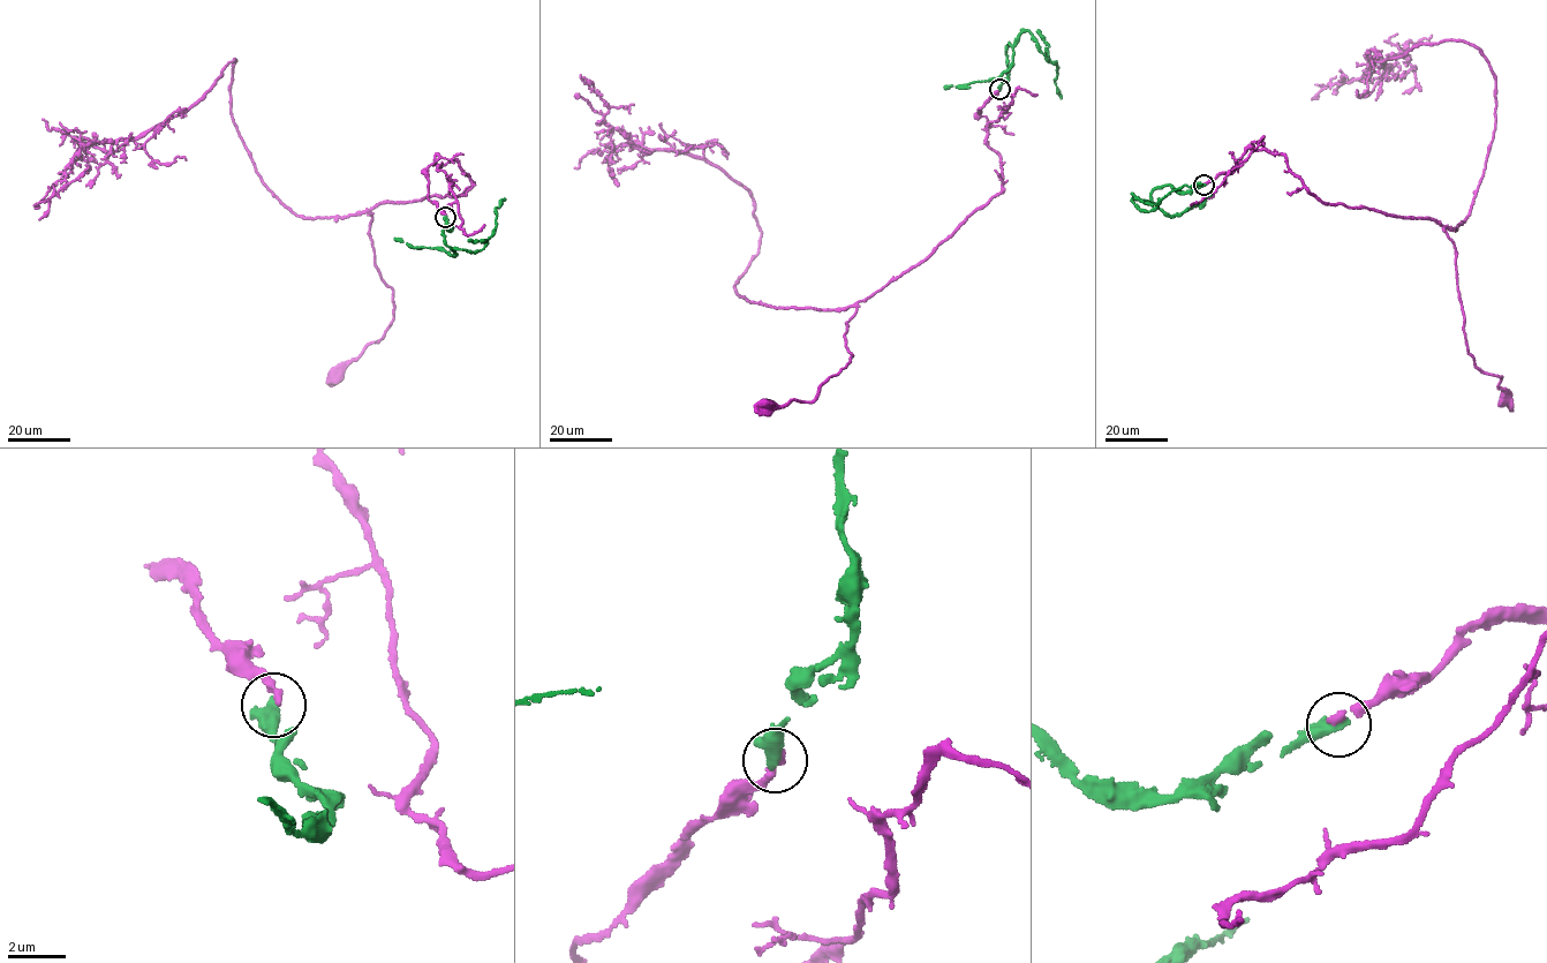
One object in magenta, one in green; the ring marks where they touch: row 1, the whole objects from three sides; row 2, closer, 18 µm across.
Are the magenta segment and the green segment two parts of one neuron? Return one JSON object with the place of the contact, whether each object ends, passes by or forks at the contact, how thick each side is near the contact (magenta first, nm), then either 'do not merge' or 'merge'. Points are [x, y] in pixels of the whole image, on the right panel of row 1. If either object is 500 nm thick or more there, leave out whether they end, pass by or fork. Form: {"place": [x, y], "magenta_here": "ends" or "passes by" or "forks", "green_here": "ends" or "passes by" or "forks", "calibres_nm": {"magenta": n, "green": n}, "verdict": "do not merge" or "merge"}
{"place": [1204, 185], "calibres_nm": {"magenta": 240, "green": 500}, "verdict": "merge"}

